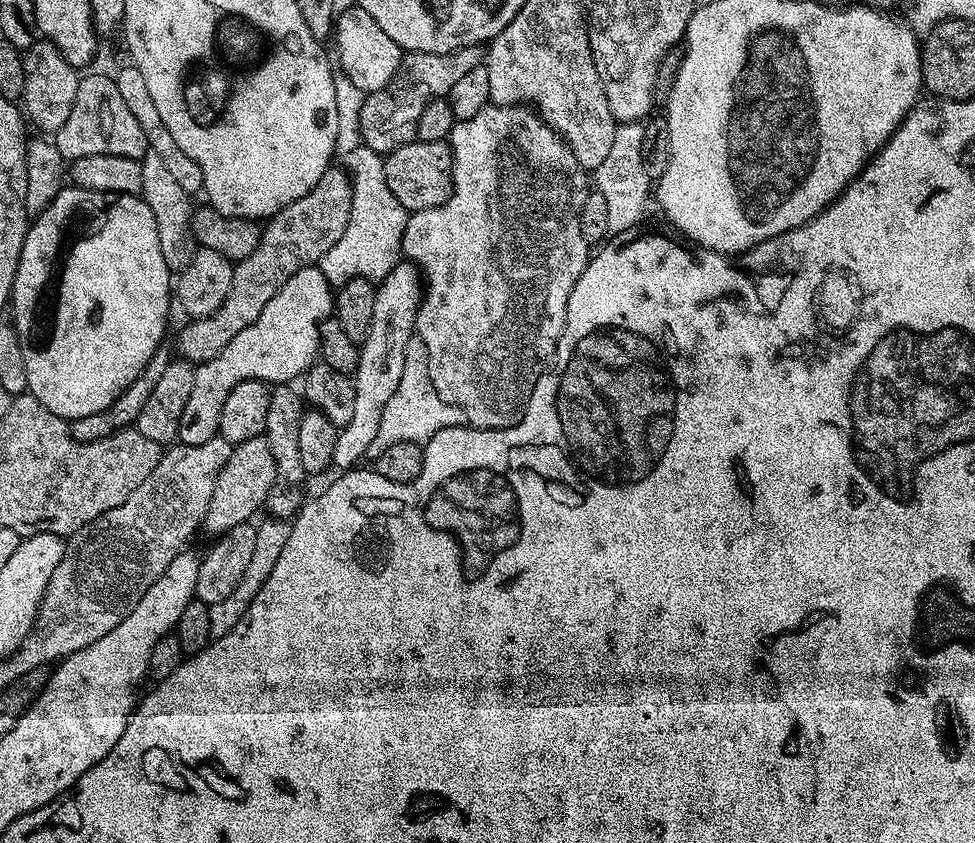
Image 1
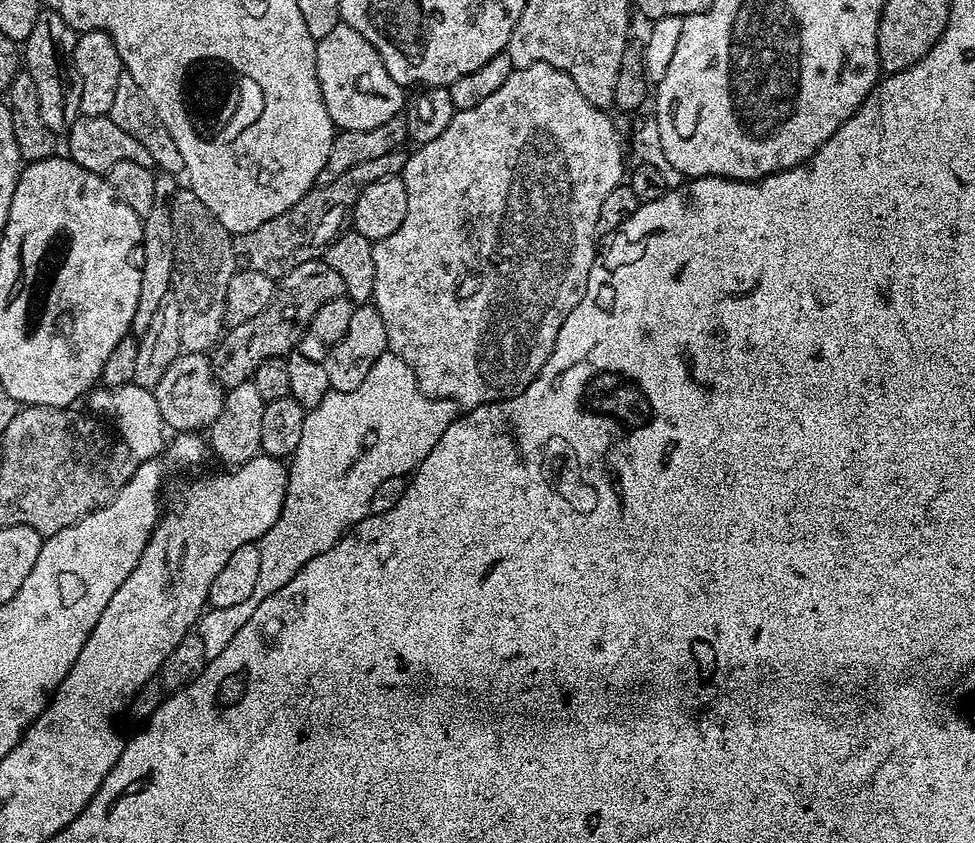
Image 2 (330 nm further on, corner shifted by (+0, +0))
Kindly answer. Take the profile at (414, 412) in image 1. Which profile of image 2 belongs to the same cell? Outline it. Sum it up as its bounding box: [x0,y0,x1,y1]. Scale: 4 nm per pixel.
[198,350,458,657]

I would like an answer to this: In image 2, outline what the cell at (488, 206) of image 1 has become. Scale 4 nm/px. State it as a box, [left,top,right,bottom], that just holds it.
[372,64,626,410]

